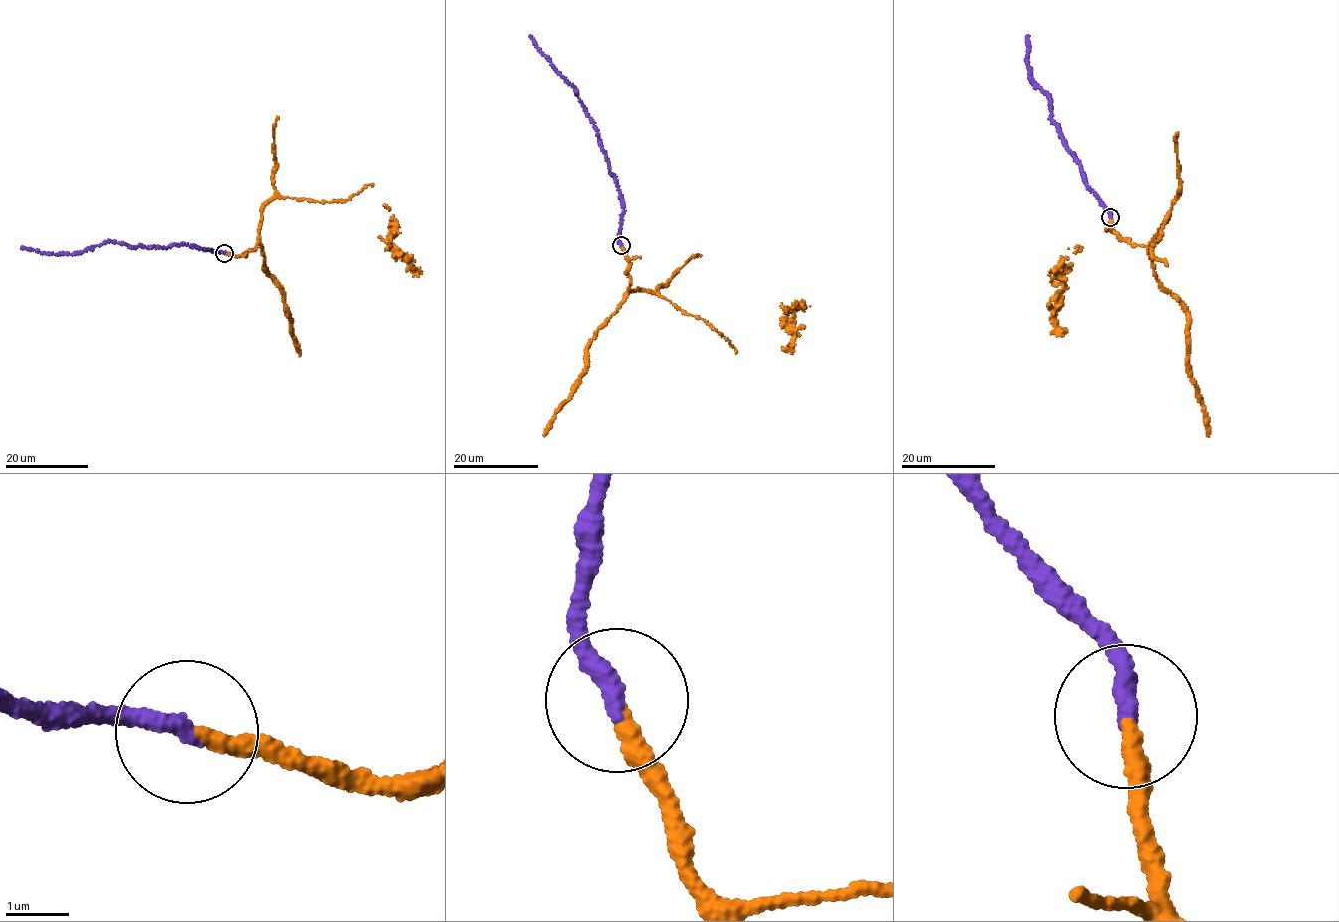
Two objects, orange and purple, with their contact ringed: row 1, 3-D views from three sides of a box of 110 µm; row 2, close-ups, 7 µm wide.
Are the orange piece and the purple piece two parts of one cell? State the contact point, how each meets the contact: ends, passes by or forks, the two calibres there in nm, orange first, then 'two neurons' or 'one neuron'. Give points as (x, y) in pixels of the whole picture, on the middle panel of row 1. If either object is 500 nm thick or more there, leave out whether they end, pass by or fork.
at (621, 245); orange ends there; purple ends there; 280 nm thick on the orange side, 320 nm on the other; one neuron

